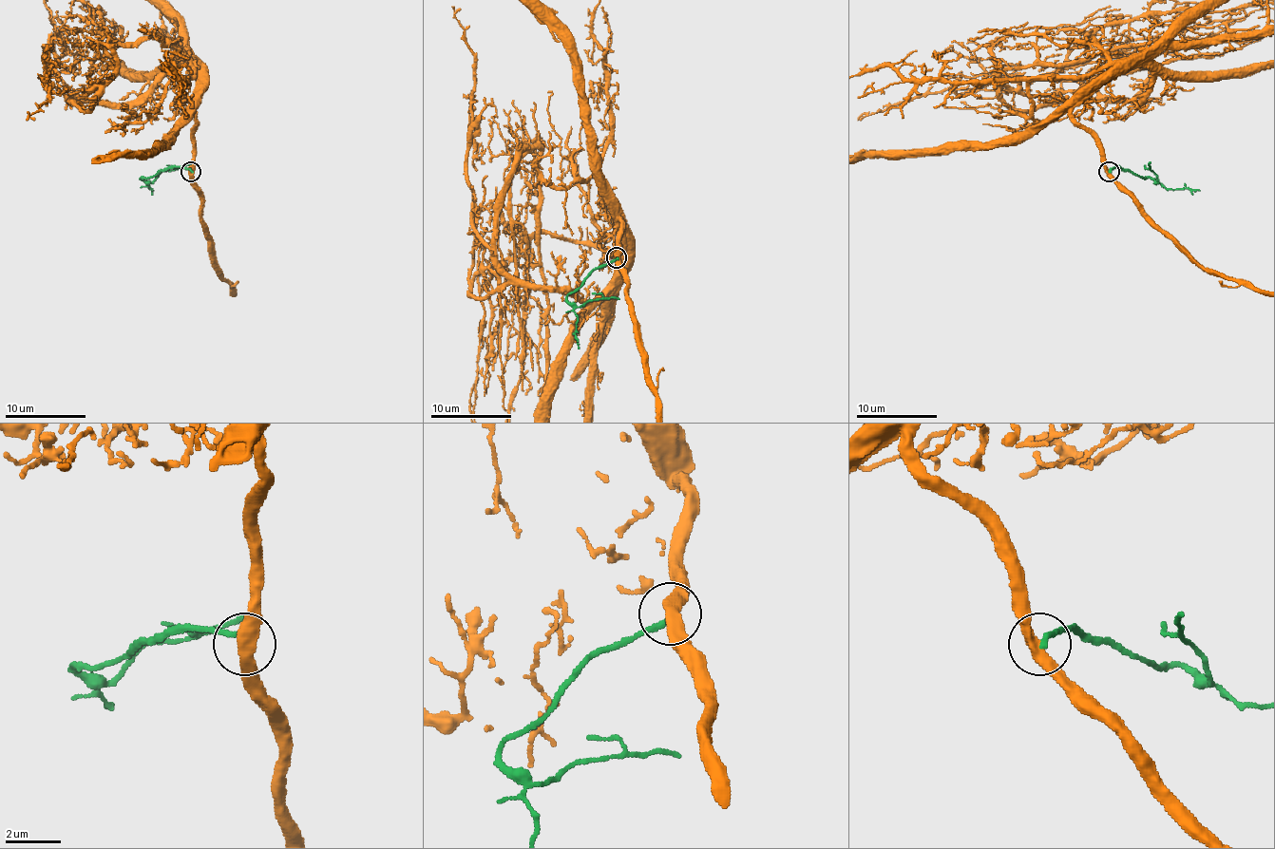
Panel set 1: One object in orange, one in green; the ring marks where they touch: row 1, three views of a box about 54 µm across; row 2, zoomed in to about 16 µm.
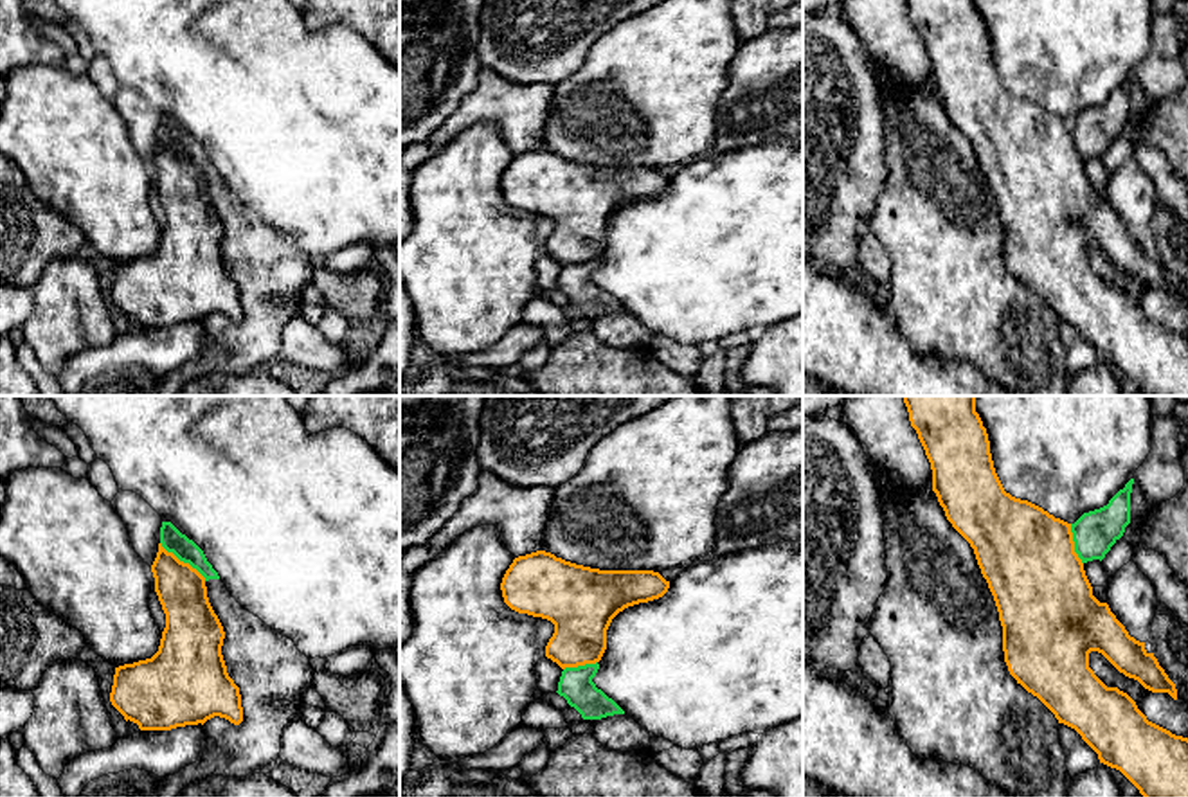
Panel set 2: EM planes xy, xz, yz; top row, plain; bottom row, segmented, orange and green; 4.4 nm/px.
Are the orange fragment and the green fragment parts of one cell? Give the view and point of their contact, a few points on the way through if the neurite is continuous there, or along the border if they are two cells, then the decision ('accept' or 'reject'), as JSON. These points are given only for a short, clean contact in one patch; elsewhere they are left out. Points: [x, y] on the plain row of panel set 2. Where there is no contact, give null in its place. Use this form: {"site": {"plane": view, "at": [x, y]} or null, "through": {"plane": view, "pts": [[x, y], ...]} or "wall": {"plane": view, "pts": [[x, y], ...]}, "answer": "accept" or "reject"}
{"site": {"plane": "xy", "at": [182, 159]}, "wall": {"plane": "xy", "pts": [[161, 139], [206, 177]]}, "answer": "reject"}

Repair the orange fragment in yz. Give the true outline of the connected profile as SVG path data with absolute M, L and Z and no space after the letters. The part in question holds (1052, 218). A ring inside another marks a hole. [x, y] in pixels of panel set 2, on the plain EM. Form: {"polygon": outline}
{"polygon": "M905 0L911 23L932 67L932 88L952 124L974 146L977 162L994 193L1003 223L1003 248L1010 272L1037 293L1058 317L1075 326L1098 351L1100 360L1120 367L1145 396L1188 396L1188 335L1152 320L1136 299L1118 284L1107 284L1089 264L1089 250L1102 250L1120 270L1138 277L1152 290L1168 290L1177 297L1175 281L1159 263L1145 239L1129 232L1107 200L1093 193L1084 160L1075 149L1071 121L1055 115L1042 104L1004 88L990 50L986 25L976 0Z"}

